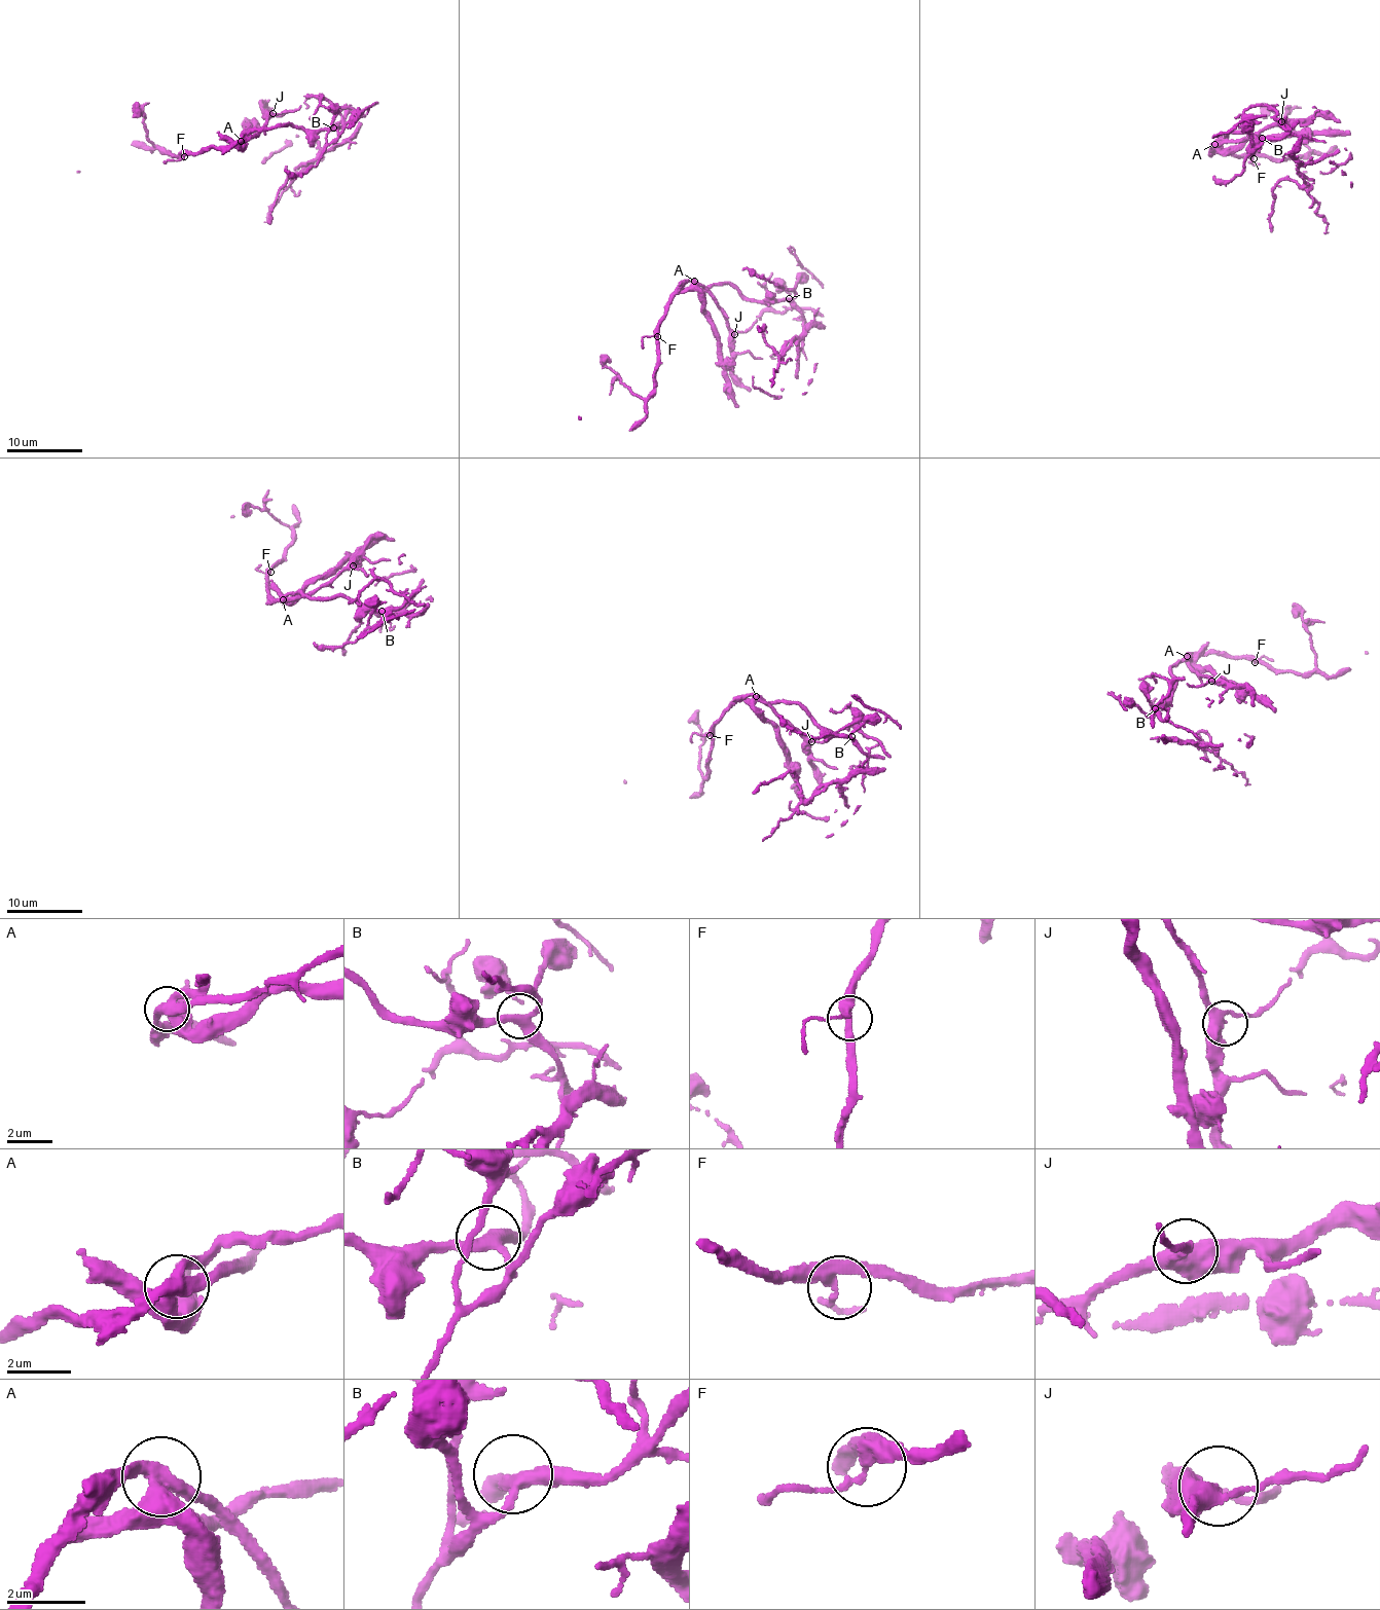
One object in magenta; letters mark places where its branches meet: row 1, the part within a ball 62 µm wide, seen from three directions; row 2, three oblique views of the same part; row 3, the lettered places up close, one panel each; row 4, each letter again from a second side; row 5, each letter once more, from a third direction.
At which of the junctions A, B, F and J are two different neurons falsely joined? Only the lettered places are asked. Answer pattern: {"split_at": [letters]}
{"split_at": ["A"]}

